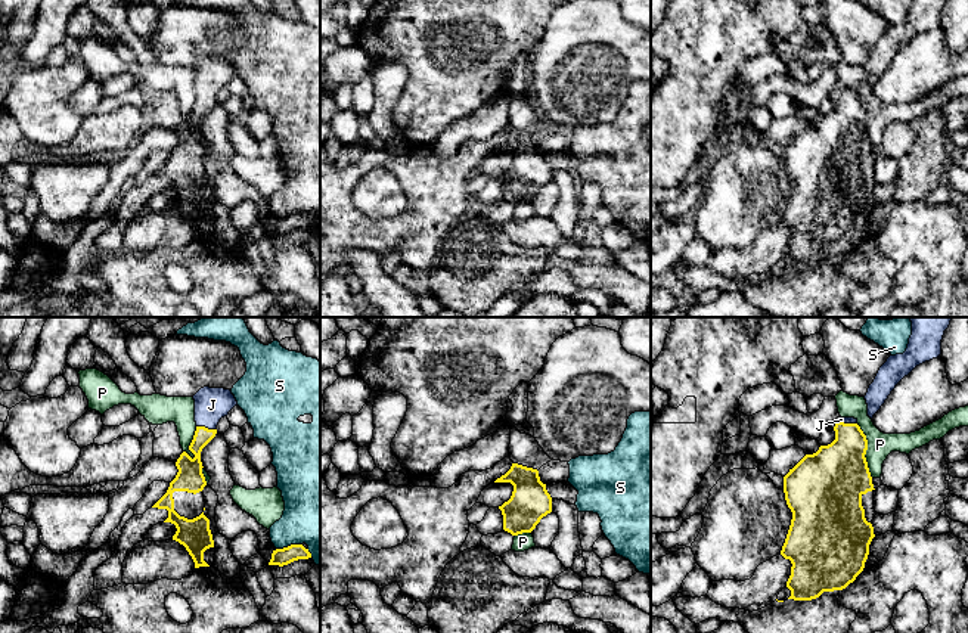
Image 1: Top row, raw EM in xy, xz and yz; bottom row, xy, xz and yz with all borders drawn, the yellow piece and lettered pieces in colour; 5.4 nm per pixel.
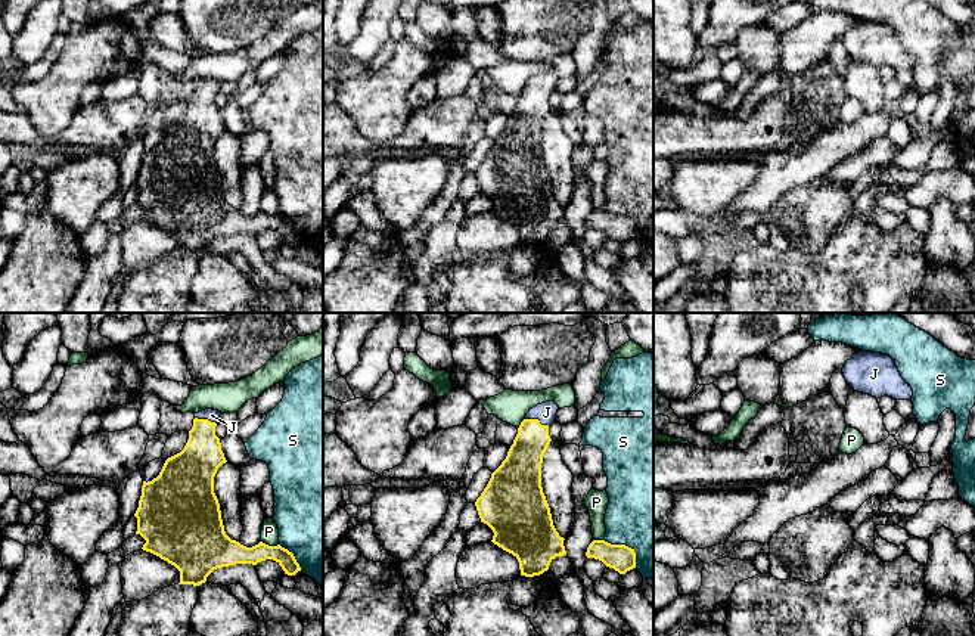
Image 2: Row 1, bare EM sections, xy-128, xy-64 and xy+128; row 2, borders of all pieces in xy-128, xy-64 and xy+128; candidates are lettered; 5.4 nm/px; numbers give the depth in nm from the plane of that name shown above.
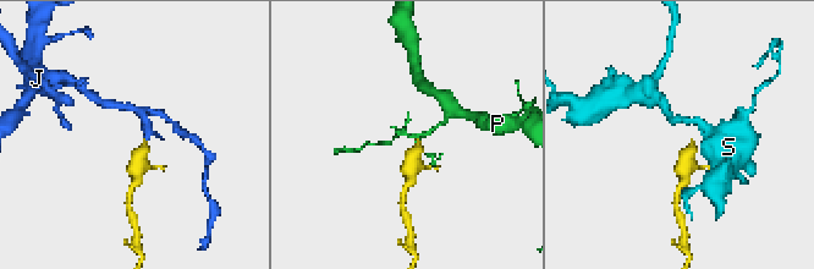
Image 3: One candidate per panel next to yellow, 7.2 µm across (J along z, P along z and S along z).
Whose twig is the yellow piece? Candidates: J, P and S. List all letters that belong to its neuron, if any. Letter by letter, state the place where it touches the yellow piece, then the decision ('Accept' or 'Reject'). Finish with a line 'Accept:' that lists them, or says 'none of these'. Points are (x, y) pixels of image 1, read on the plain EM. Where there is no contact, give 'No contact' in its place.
J: Touches yellow at xy (207, 98). Accept
P: Touches yellow at yz (866, 118). Reject
S: Touches yellow at xy (288, 216). Reject
Accept: J

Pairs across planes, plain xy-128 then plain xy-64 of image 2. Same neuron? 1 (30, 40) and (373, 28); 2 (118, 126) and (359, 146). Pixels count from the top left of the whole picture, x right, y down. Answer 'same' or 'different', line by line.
1: same
2: same

